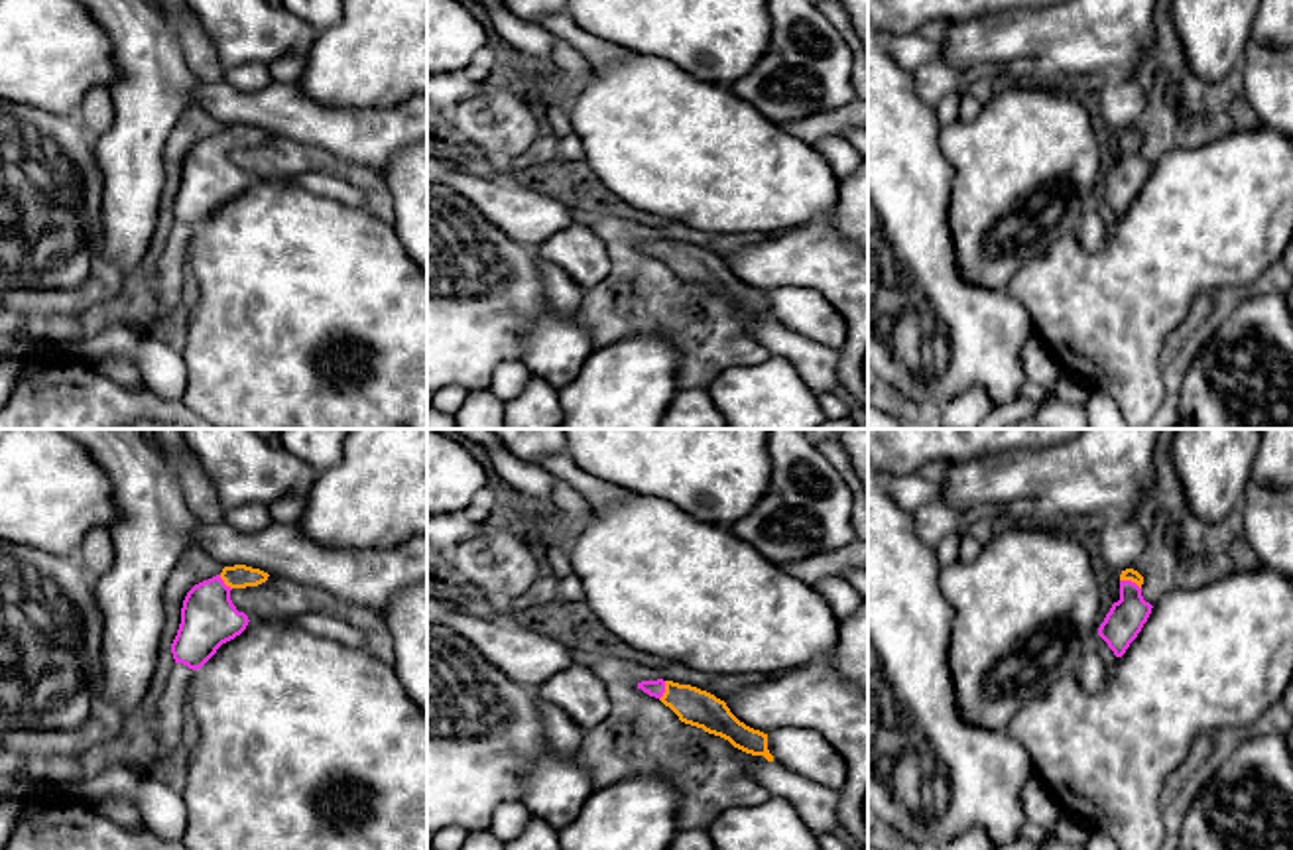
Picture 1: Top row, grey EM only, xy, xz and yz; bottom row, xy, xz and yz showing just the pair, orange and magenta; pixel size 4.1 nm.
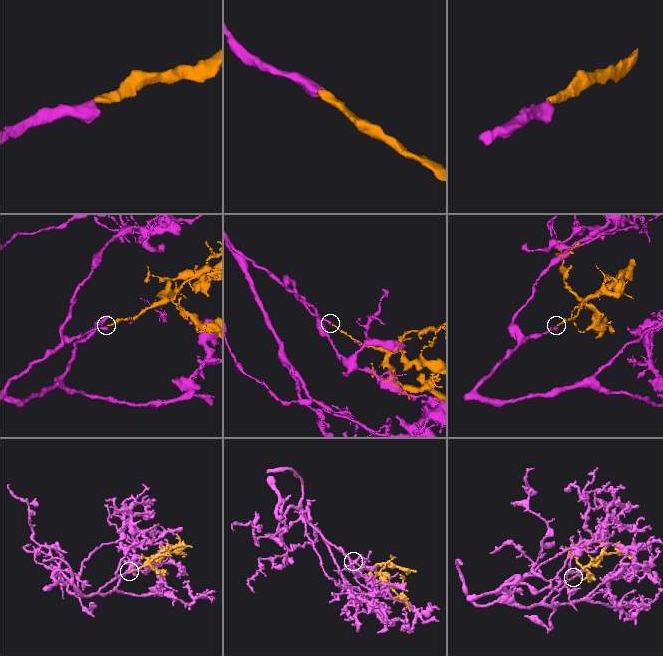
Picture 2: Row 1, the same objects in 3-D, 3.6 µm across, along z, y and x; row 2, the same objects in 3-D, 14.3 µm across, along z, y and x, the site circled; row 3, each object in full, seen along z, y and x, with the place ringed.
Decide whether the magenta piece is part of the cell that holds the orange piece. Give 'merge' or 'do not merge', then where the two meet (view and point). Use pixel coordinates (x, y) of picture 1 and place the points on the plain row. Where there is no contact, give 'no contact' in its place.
merge; contact yz (1130, 138)

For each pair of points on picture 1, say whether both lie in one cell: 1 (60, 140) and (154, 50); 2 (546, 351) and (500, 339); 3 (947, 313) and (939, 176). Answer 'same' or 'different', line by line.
1: different
2: different
3: same

